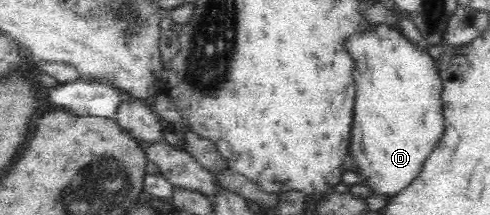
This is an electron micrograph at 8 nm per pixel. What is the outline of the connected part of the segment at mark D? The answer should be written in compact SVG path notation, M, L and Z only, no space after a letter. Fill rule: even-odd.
M367 24L365 28L357 28L357 32L350 33L346 37L345 51L349 53L349 56L353 59L354 69L354 83L356 86L357 94L355 98L355 116L353 116L353 158L352 162L357 166L357 173L363 176L364 184L373 191L373 195L389 195L389 197L395 197L401 190L409 187L411 181L418 176L417 172L421 170L421 166L427 156L435 146L437 146L438 140L441 138L443 128L443 111L441 108L441 92L442 92L442 80L440 77L440 71L436 67L436 61L427 53L427 48L420 44L413 44L406 40L401 35L401 30L397 28L391 28L387 24Z

